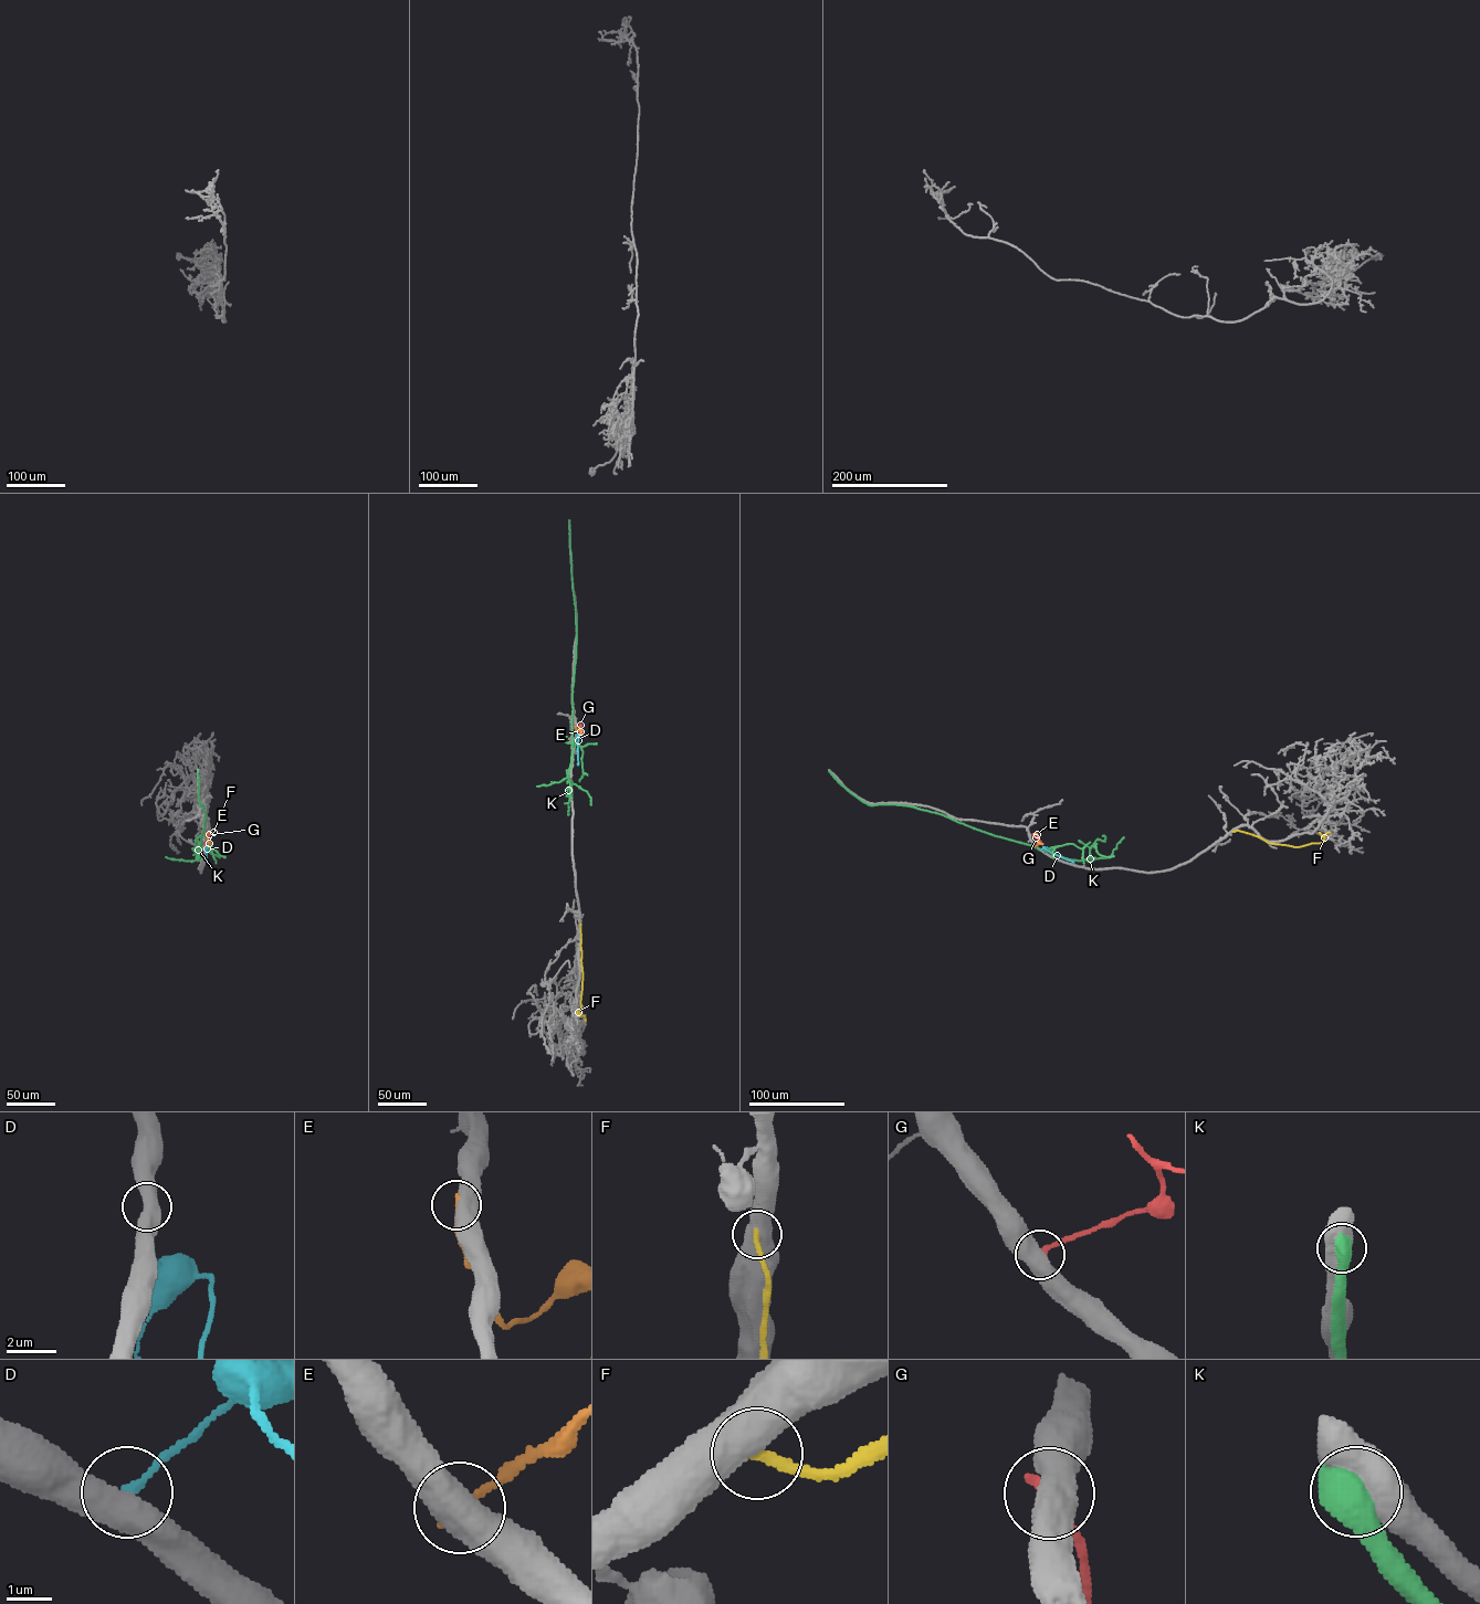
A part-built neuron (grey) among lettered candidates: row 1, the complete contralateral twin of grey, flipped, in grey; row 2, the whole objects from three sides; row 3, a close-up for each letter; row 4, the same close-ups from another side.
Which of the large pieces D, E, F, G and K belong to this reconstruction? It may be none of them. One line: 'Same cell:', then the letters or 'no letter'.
Same cell: no letter

